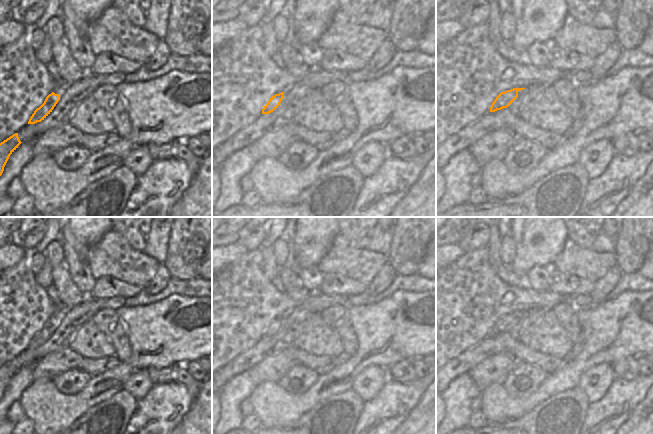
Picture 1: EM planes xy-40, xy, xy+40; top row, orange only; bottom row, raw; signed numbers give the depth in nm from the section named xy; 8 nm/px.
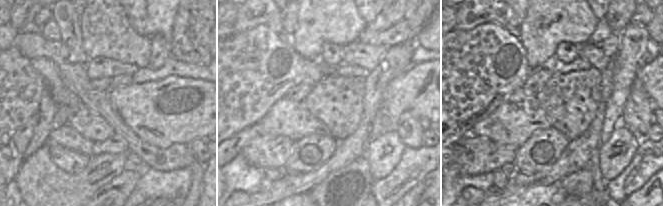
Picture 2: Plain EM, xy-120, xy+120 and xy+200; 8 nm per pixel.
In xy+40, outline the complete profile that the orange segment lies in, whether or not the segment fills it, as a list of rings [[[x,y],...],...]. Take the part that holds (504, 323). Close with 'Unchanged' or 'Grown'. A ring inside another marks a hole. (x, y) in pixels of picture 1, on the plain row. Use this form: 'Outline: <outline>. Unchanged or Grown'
Outline: [[[513,312],[511,314],[501,316],[492,327],[490,336],[495,336],[510,330],[518,321],[518,315],[524,313],[525,312]]]. Unchanged

